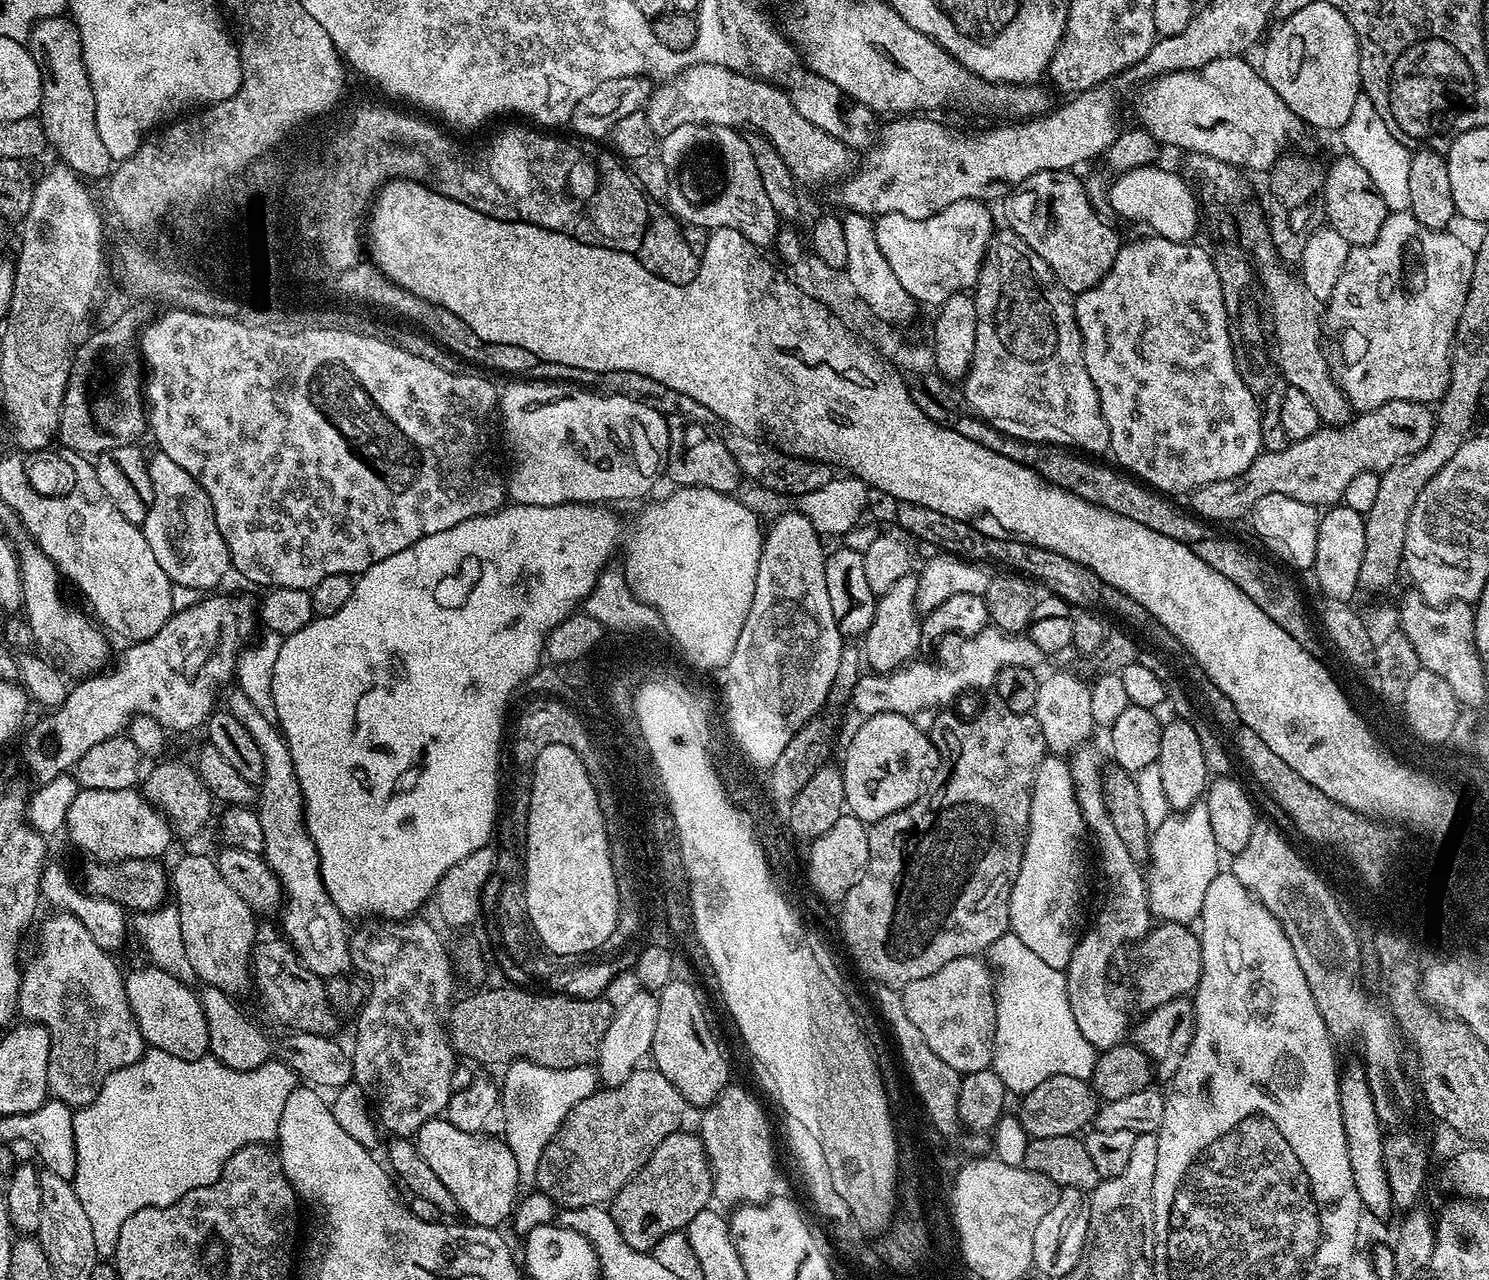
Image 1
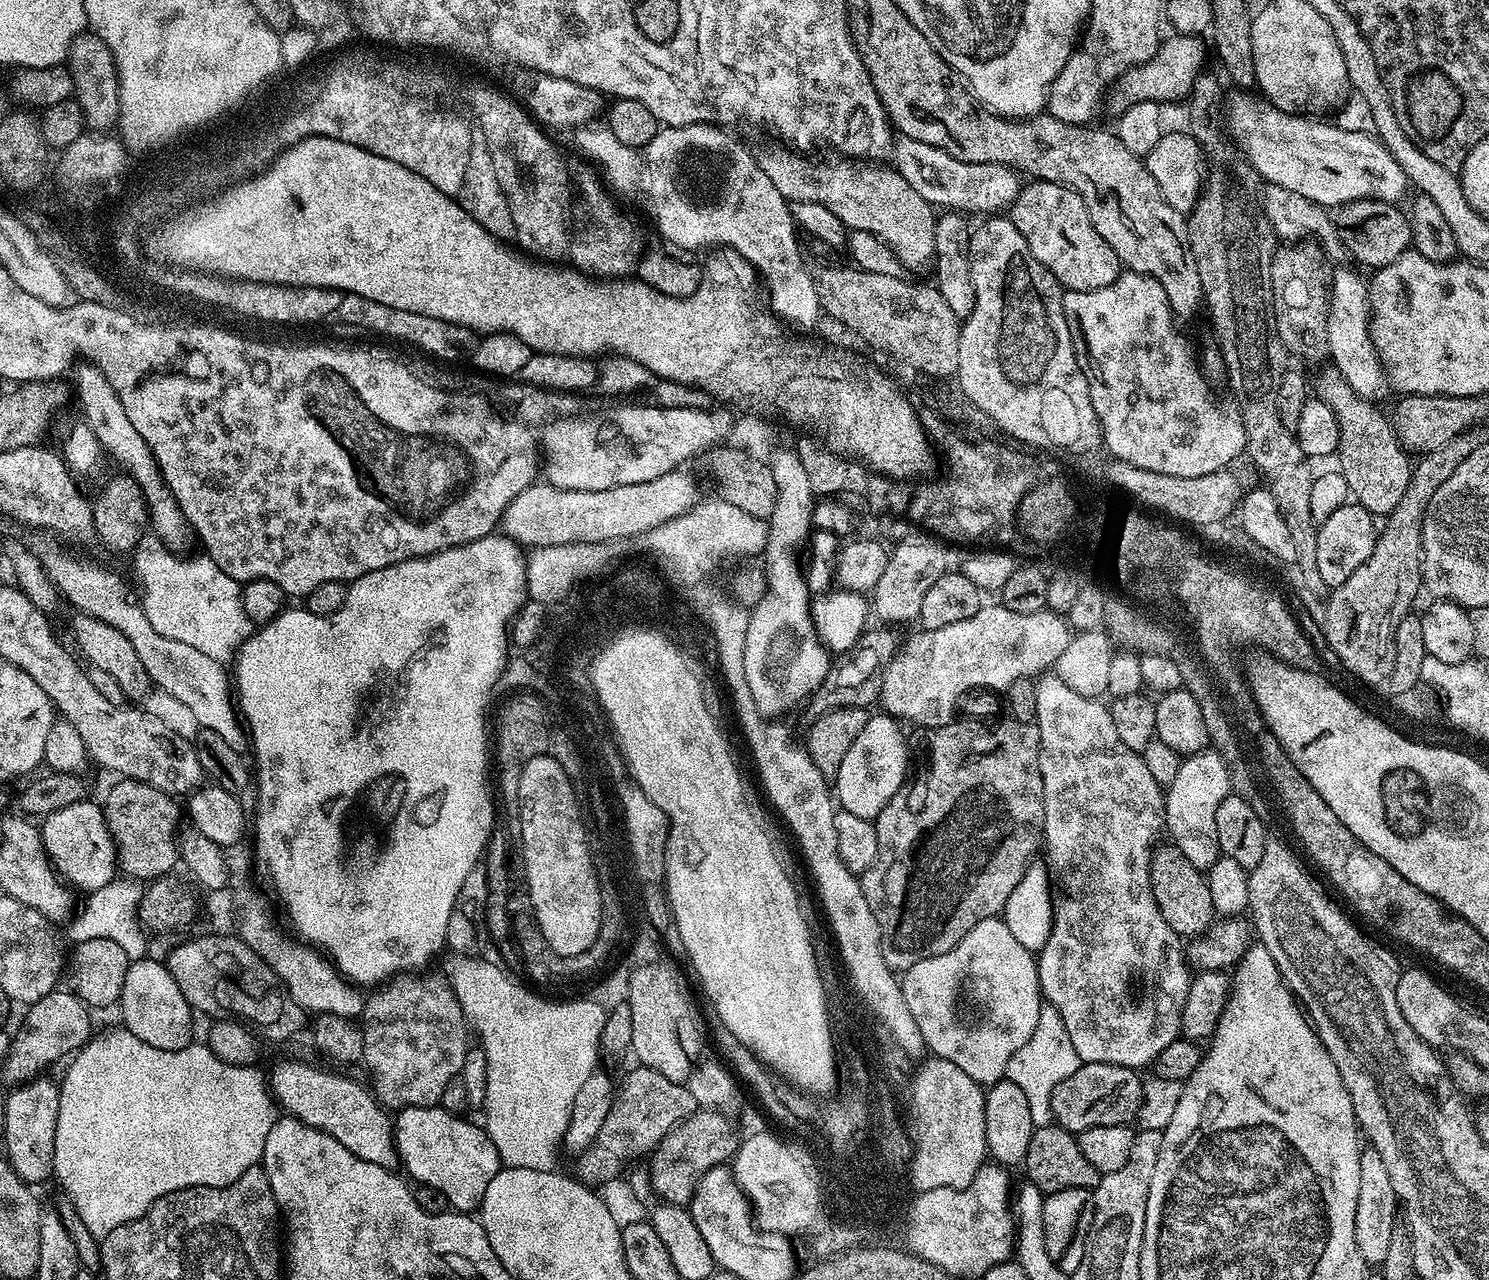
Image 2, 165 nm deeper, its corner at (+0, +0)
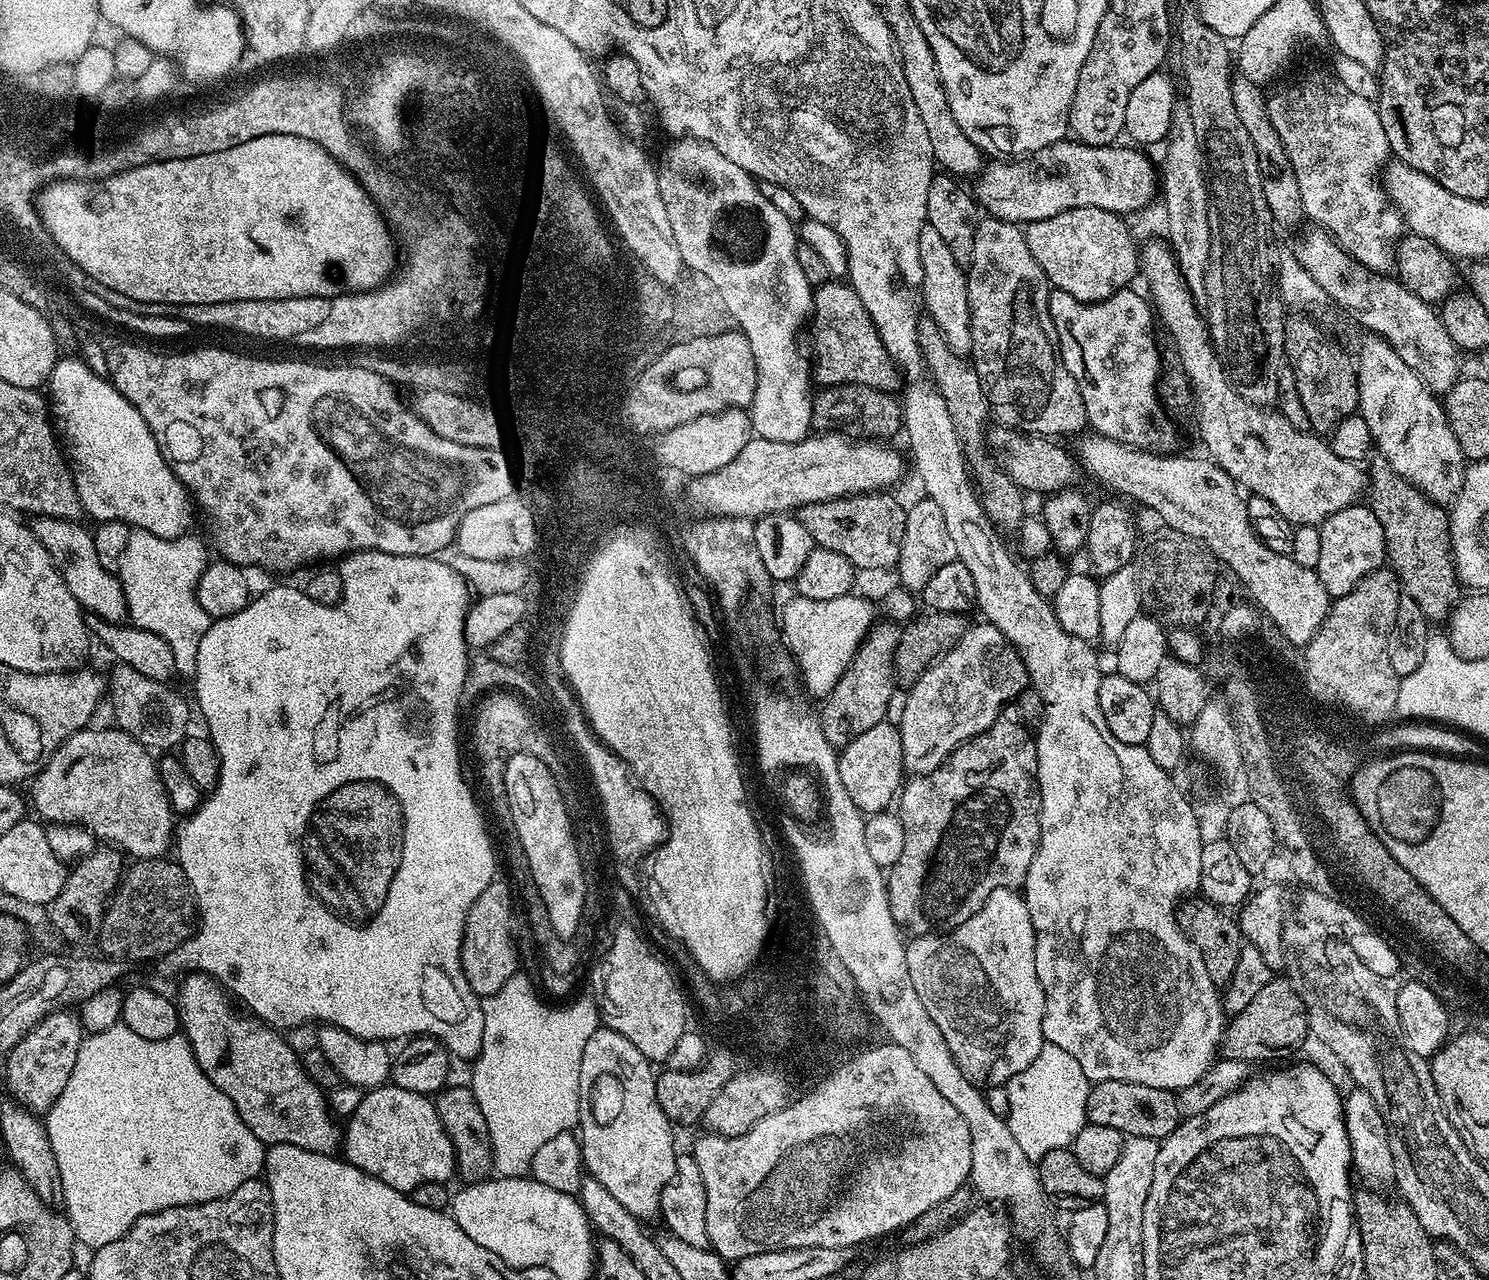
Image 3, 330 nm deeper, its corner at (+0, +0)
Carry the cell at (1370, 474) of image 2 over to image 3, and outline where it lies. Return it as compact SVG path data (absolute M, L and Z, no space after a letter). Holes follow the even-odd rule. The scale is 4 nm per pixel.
M1382 458L1370 468L1370 507L1382 522L1387 563L1400 582L1403 595L1414 598L1430 622L1447 621L1462 597L1462 585L1456 577L1452 547L1448 542L1448 512L1406 482Z

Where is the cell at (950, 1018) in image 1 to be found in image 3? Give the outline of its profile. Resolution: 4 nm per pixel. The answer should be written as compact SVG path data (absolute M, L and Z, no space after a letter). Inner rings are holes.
M996 888L990 898L962 926L949 928L939 934L929 934L909 939L906 944L906 966L910 970L910 982L914 982L914 990L918 990L918 998L922 998L922 1006L926 1006L926 1014L934 1020L934 1026L942 1030L942 1038L946 1038L946 1046L950 1046L950 1054L958 1062L958 1066L972 1079L977 1086L1004 1086L1014 1074L1022 1074L1034 1058L1038 1058L1038 1050L1046 1043L1042 1030L1042 1018L1044 1017L1044 991L1038 982L1038 970L1036 969L1036 935L1034 934L1034 922L1026 919L1025 909L1022 907L1022 896L1014 888Z

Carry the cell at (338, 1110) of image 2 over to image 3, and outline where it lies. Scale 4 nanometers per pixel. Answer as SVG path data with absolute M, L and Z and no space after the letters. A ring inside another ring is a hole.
M199 970L189 972L180 982L180 993L174 996L174 1003L180 1014L183 1035L187 1036L194 1050L194 1058L206 1078L210 1078L210 1082L214 1082L214 1086L218 1086L218 1090L222 1090L222 1094L234 1102L234 1110L238 1110L242 1122L250 1126L250 1134L254 1134L254 1138L261 1140L265 1146L289 1144L327 1156L339 1153L342 1148L342 1128L339 1123L336 1125L332 1121L328 1113L328 1104L324 1101L325 1089L319 1088L308 1077L301 1057L280 1037L283 1035L264 1021L241 1011L230 999L229 993L208 973Z

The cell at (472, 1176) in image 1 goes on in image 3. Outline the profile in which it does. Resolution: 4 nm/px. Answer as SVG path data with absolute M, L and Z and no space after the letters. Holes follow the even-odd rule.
M394 1083L365 1091L342 1128L342 1156L358 1170L410 1194L419 1184L444 1184L457 1175L456 1155L431 1095L400 1089Z

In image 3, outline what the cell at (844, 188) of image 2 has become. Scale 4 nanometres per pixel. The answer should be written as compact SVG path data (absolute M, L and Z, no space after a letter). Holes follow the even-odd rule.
M924 227L918 238L918 254L922 262L922 304L927 315L936 323L938 330L946 338L946 346L956 356L967 357L972 350L972 315L968 301L967 271L954 262L950 246L938 235L938 230Z

